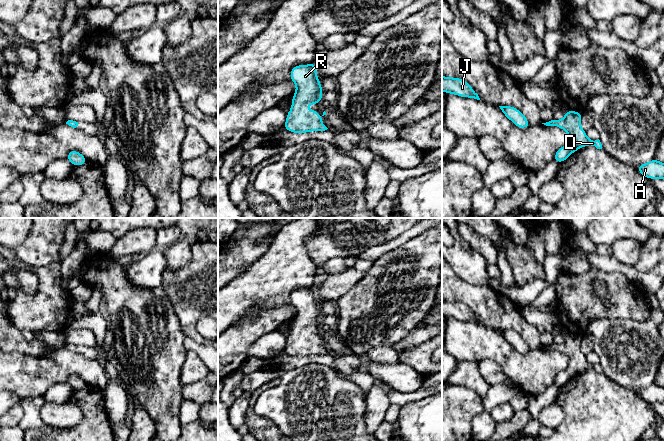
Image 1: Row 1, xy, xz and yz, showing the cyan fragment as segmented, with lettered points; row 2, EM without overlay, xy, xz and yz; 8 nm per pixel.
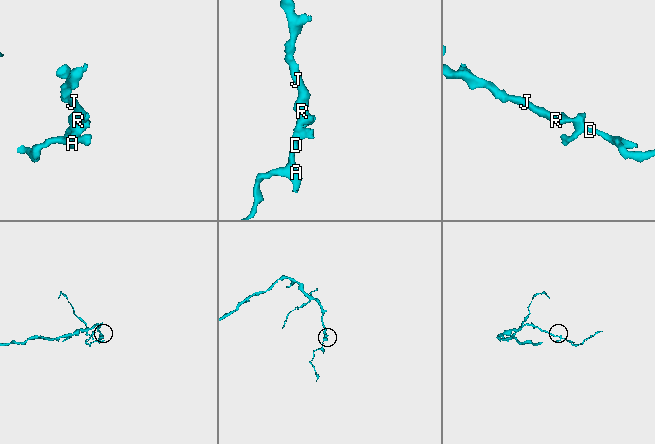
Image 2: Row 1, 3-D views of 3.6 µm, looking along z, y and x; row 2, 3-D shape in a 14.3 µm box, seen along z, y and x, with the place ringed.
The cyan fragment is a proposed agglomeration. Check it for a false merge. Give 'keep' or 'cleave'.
keep

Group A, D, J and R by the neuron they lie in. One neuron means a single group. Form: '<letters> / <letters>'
A D J R

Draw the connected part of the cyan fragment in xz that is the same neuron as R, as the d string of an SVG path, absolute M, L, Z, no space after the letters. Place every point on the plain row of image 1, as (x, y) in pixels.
M298 289L291 293L291 304L296 308L297 314L292 322L292 333L287 337L284 353L302 358L310 355L325 355L328 352L321 346L326 336L320 341L315 334L303 334L307 328L320 327L323 314L316 298L317 290Z

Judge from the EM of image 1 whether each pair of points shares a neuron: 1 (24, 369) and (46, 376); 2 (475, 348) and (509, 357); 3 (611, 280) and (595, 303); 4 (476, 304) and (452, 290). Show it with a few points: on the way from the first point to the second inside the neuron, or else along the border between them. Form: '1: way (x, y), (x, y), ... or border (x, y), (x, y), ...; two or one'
1: way (29, 374), (41, 374); one
2: way (483, 348), (496, 348), (501, 351); one
3: way (615, 291), (615, 305), (609, 310), (606, 309); one
4: way (470, 298), (464, 292), (458, 290); one

